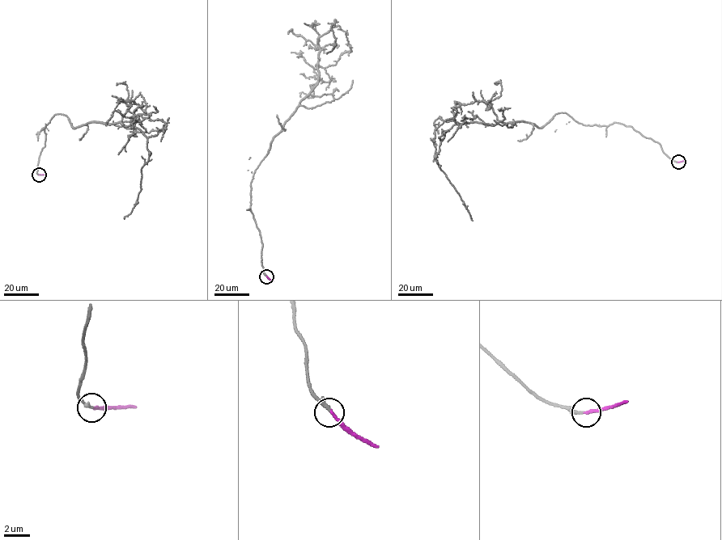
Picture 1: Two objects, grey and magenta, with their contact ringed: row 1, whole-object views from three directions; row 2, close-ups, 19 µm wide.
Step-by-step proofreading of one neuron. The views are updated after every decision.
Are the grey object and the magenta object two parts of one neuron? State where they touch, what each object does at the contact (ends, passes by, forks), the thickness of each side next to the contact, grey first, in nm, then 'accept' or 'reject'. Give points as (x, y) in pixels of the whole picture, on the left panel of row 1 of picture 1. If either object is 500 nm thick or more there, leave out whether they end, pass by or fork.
at (39, 175); grey ends there; magenta ends there; 240 nm thick on the grey side, 240 nm on the other; accept

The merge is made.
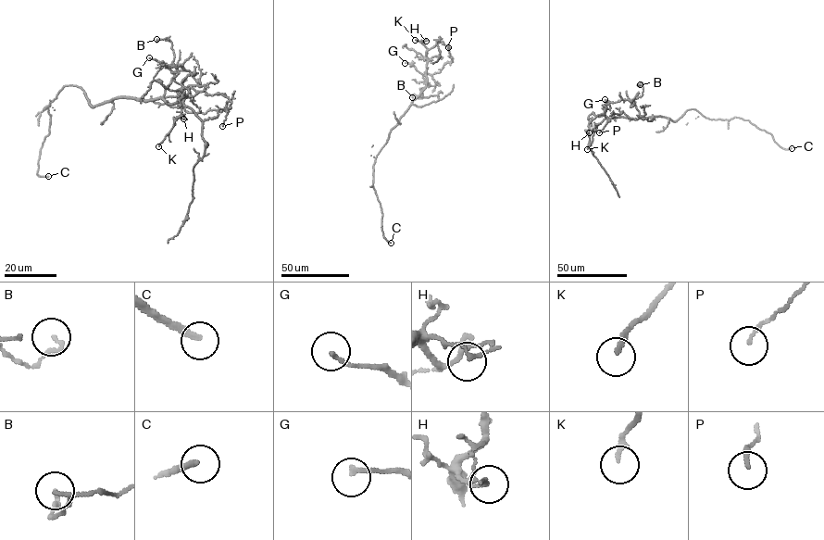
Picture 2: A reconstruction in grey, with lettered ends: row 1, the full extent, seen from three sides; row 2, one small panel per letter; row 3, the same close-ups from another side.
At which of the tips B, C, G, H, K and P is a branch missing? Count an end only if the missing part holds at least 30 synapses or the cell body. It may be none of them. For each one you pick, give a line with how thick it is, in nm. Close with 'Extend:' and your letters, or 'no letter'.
C: Thickness 240 nm
Extend: C

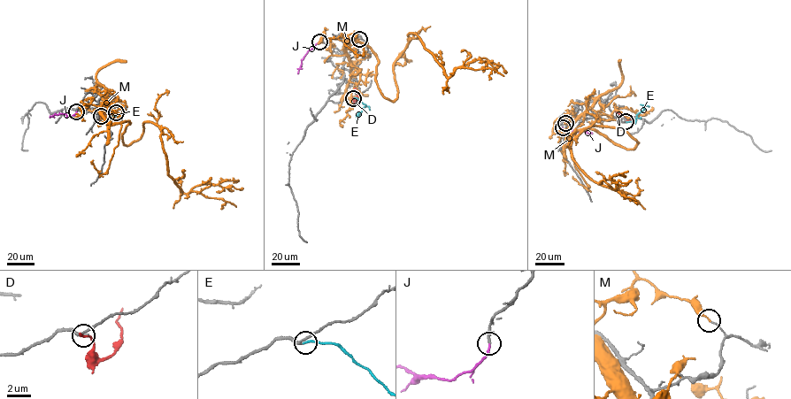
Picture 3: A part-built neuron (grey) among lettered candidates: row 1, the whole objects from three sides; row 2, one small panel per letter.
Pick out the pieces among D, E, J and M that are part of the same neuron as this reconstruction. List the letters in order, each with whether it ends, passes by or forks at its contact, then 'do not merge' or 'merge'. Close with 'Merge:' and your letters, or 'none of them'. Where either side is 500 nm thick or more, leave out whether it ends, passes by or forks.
D: it ends there; do not merge
E: it ends there; merge
J: it ends there; merge
M: it ends there; do not merge
Merge: E, J

